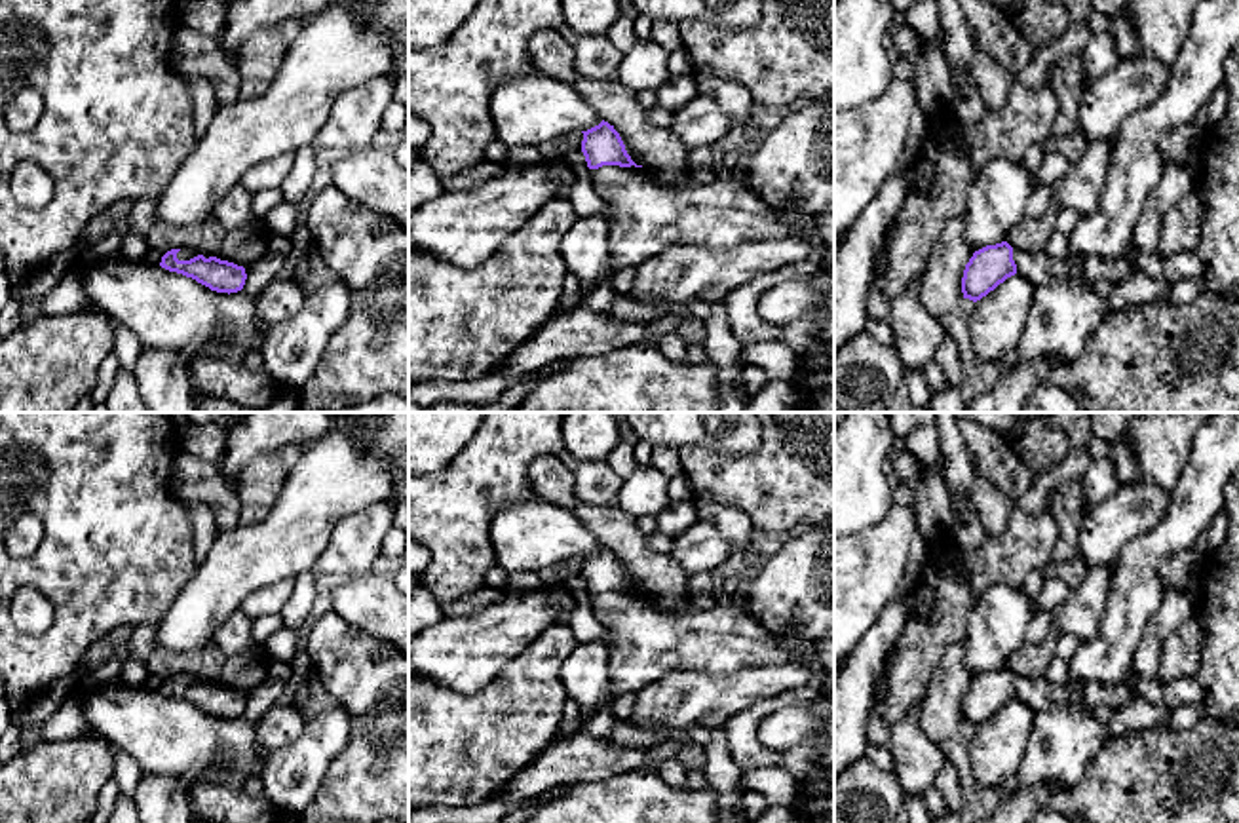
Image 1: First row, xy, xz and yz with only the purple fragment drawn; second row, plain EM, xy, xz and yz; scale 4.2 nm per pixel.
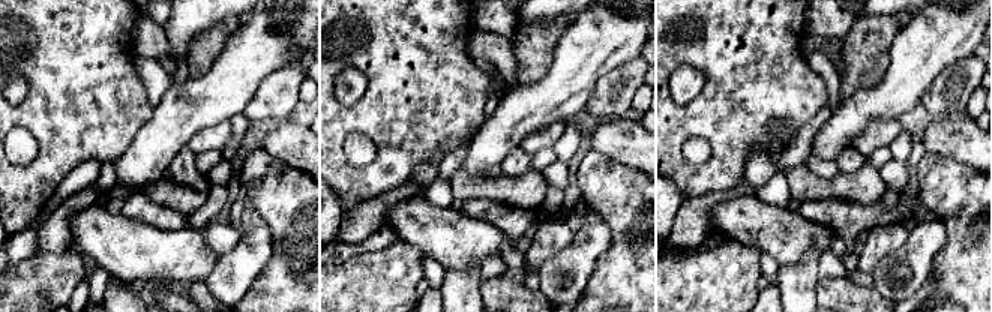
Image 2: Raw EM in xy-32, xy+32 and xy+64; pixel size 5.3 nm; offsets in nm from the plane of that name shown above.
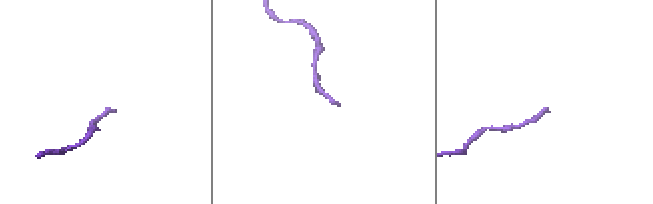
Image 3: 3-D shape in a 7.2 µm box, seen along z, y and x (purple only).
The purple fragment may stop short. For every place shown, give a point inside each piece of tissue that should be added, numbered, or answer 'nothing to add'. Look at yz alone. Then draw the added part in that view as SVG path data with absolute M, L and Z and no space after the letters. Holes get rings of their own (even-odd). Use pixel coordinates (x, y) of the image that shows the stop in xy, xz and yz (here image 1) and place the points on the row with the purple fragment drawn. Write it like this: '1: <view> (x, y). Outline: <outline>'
1: yz (1040, 268). Outline: M1013 247L1013 260L1017 274L1028 278L1036 287L1064 281L1074 274L1081 274L1089 281L1112 281L1127 278L1127 260L1106 260L1096 257L1085 257L1072 260L1070 257L1053 258L1045 251L1028 253Z

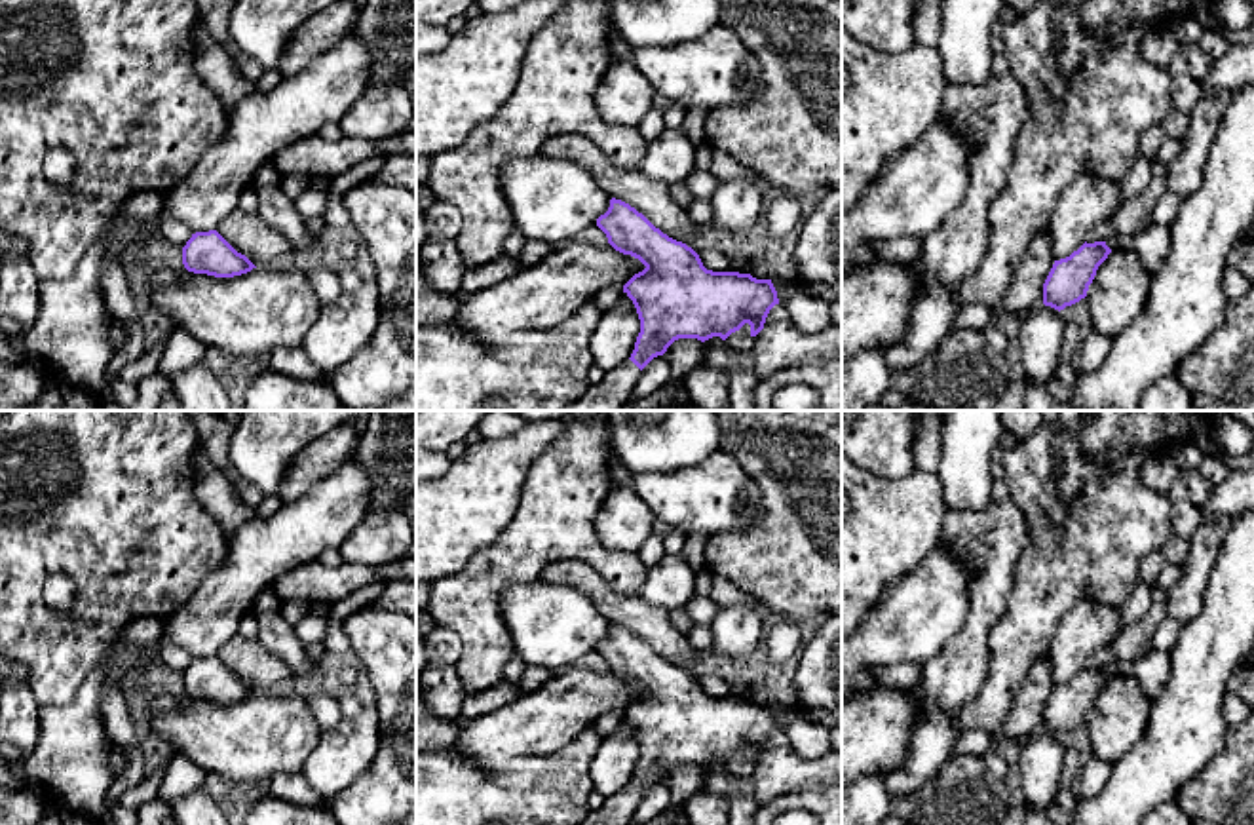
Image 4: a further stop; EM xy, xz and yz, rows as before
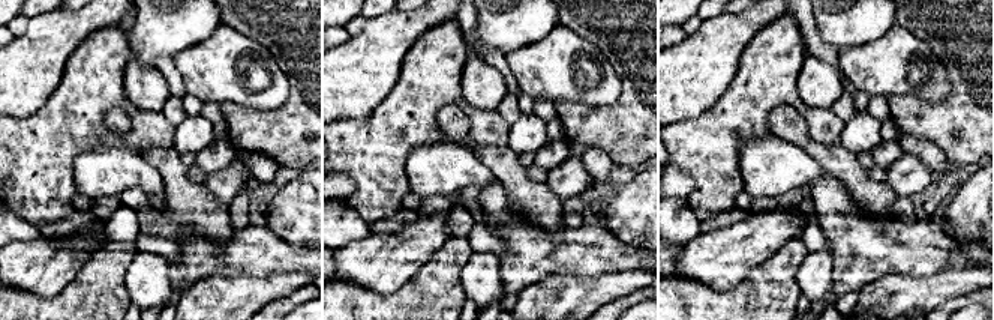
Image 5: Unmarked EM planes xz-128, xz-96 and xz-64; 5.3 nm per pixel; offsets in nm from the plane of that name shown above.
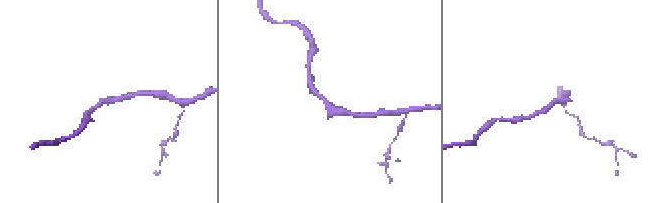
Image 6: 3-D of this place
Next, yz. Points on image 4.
nothing to add

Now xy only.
nothing to add

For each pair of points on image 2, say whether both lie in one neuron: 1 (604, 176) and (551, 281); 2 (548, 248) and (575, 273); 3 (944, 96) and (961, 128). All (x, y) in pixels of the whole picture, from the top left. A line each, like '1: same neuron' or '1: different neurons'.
1: different neurons
2: different neurons
3: different neurons

